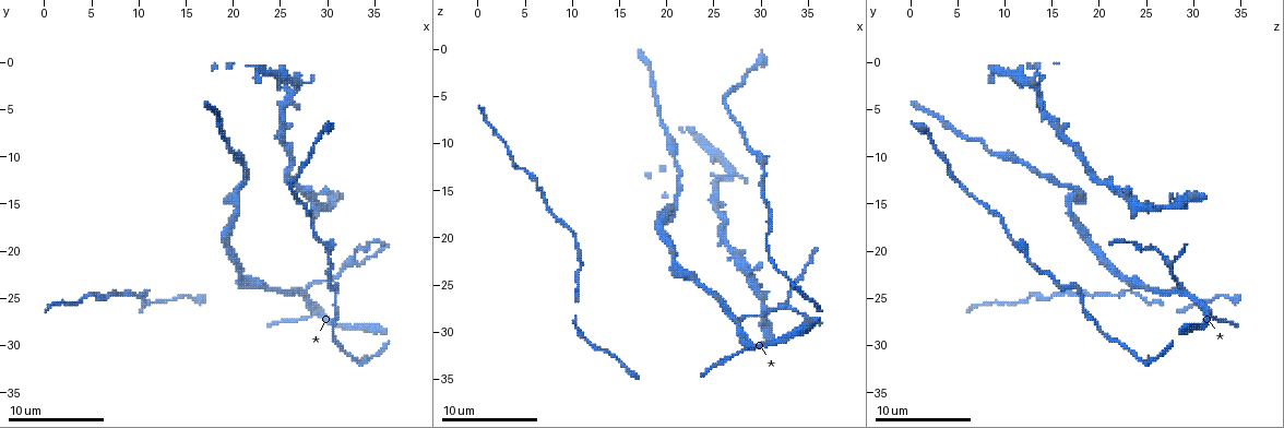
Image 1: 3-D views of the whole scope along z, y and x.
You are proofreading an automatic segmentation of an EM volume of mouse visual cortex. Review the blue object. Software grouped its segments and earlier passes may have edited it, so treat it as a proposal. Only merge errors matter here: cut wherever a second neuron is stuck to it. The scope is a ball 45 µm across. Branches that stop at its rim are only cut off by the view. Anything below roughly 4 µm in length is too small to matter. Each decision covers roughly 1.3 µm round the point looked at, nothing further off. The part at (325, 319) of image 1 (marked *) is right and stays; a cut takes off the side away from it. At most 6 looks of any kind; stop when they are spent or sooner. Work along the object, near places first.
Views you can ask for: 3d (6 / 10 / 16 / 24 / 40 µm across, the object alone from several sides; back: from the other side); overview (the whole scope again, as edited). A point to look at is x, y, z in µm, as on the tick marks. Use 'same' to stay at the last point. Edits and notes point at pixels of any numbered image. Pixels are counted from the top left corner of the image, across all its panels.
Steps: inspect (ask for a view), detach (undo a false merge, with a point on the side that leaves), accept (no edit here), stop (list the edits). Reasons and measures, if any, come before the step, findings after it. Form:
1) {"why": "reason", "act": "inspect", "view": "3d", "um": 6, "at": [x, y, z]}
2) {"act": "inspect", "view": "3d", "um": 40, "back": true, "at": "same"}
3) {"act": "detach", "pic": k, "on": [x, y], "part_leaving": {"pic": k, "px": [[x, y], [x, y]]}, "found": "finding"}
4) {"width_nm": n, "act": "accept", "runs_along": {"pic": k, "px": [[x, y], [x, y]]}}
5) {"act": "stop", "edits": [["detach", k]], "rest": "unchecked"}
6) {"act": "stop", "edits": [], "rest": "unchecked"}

{"act": "inspect", "view": "3d", "um": 10, "at": [33.0, 20.0, 26.0]}

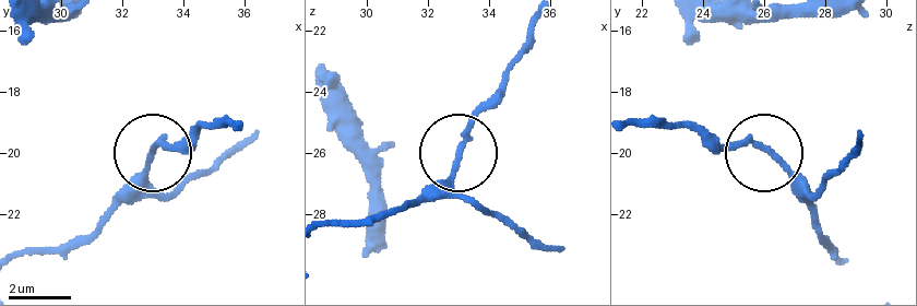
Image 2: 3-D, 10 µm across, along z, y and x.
{"act": "accept", "runs_along": {"pic": 2, "px": [[24, 257], [79, 242], [141, 172], [152, 148], [193, 148]]}, "found": "one neuron here"}

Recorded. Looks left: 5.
{"why": "branch point", "act": "inspect", "view": "3d", "um": 10, "at": [27.2, 24.4, 28.6]}

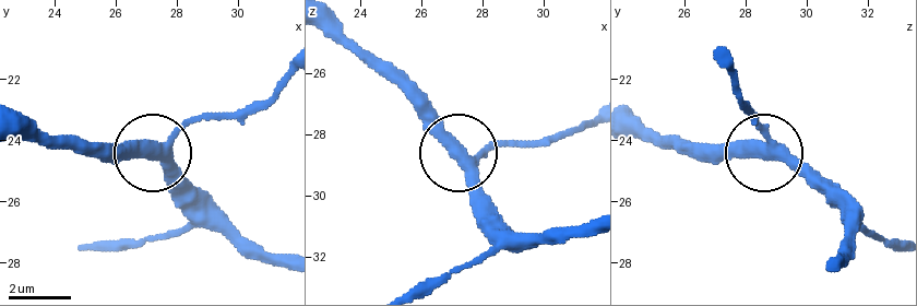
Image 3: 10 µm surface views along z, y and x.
{"why": "from behind", "act": "inspect", "view": "3d", "um": 10, "back": true, "at": [27.3, 24.2, 28.7]}

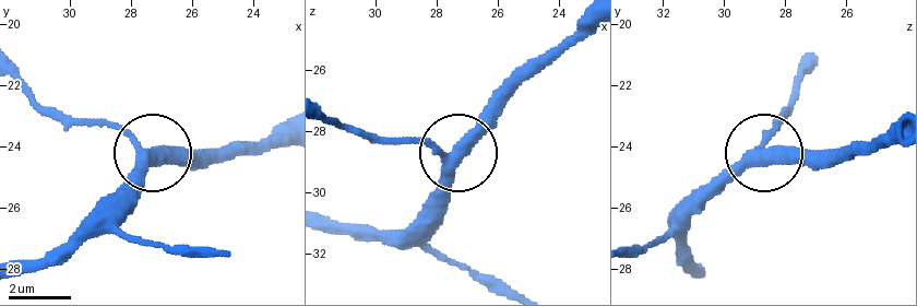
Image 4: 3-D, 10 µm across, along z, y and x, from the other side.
{"arms": 3, "act": "accept", "runs_along": {"pic": 4, "px": [[383, 234], [409, 226], [467, 140], [527, 80]]}, "found": "all the same neuron"}

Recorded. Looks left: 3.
{"why": "branch point", "act": "inspect", "view": "3d", "um": 10, "at": [30.2, 15.2, 26.8]}

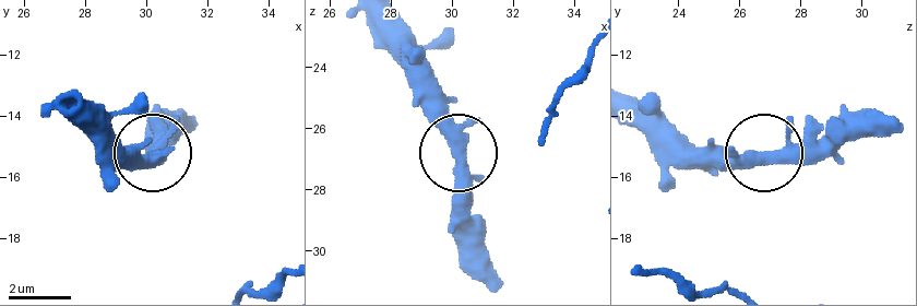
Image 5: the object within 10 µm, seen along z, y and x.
{"arms": 3, "act": "accept", "found": "all the same neuron"}

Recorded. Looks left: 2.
{"act": "stop", "edits": [], "rest": "unchecked"}

